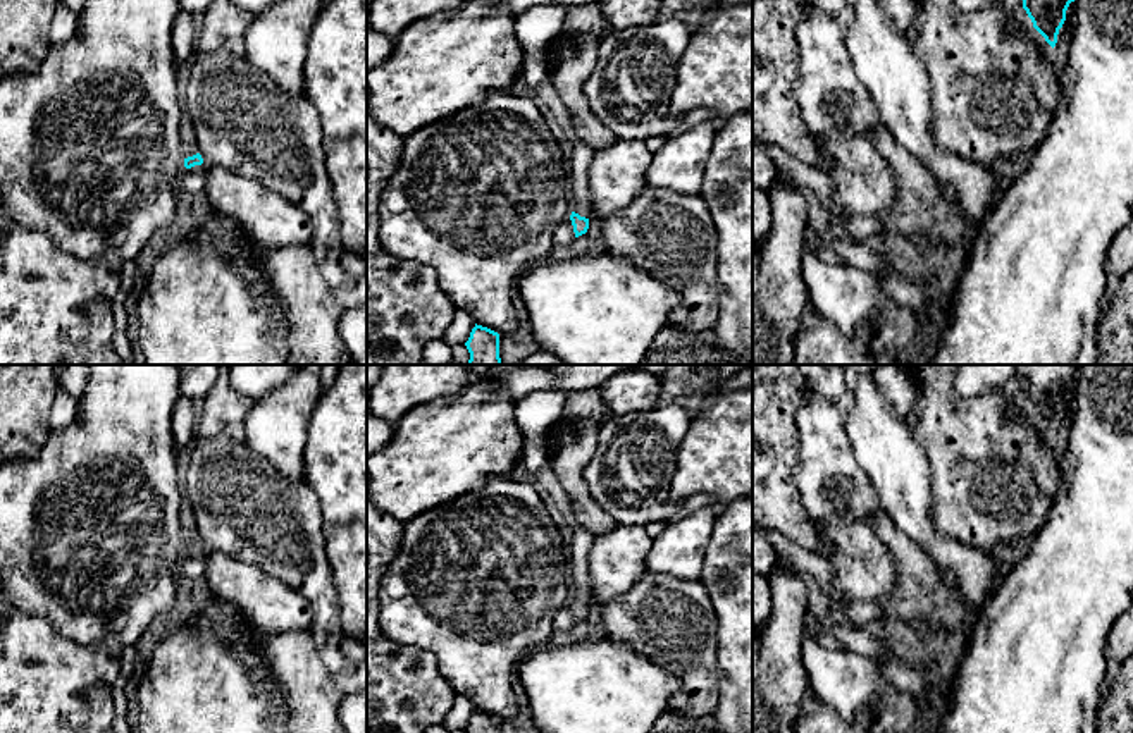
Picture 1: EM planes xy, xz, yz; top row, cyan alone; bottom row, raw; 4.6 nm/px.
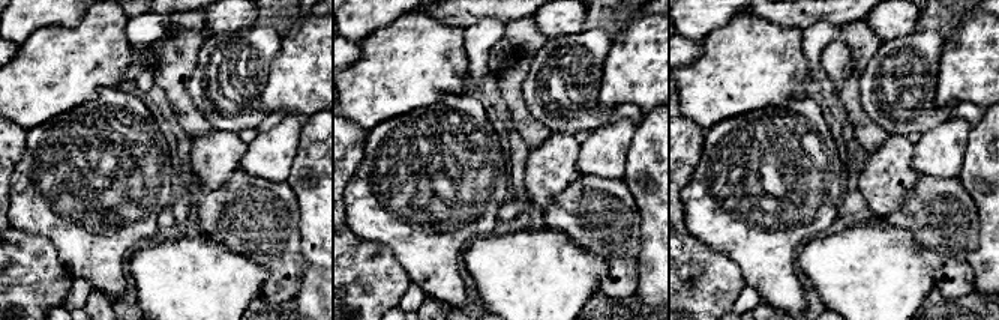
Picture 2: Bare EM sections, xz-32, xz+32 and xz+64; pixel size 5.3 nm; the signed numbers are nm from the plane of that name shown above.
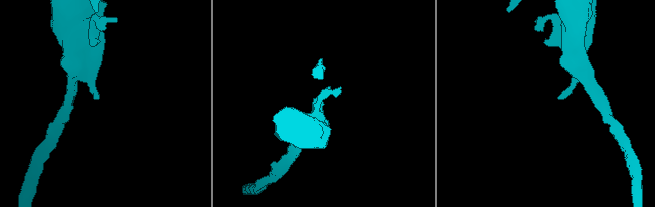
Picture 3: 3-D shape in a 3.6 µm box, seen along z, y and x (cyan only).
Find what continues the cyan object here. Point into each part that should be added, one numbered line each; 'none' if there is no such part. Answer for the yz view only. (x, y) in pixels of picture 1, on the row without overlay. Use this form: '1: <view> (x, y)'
none

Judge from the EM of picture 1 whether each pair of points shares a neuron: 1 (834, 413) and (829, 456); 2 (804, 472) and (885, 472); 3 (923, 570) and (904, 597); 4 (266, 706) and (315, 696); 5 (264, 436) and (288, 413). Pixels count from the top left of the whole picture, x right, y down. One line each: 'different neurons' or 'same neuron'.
1: same neuron
2: different neurons
3: same neuron
4: different neurons
5: same neuron

